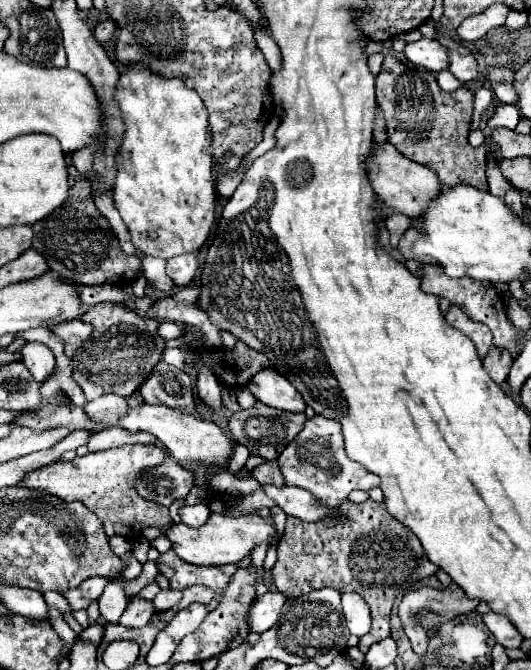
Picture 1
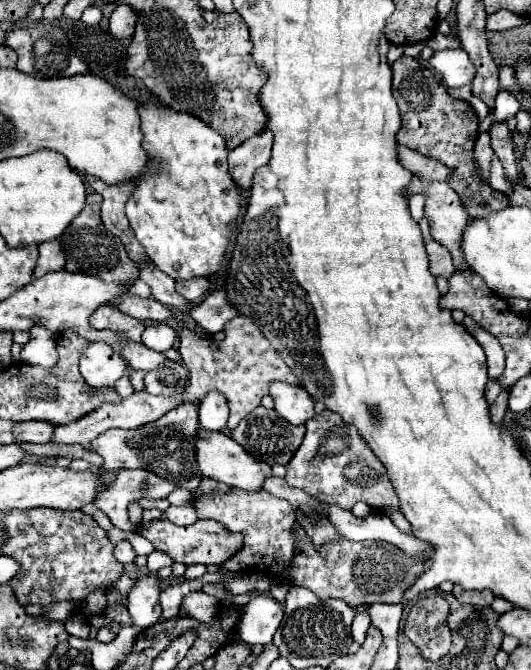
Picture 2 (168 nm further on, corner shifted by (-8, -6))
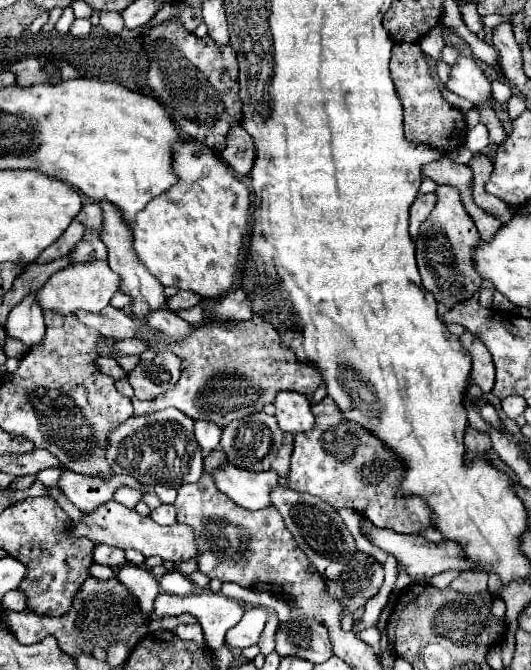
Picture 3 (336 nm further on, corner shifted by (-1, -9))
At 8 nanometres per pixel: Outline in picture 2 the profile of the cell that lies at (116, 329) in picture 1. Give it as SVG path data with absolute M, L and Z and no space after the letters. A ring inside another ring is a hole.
M104 304L104 306L100 306L100 308L92 314L90 326L96 328L96 330L104 330L104 328L114 330L114 332L118 332L118 334L128 336L130 340L136 340L136 342L140 342L140 336L142 336L144 328L146 328L144 322L140 322L140 320L136 320L136 318L120 312L120 310L118 310L116 306L112 306L112 304Z

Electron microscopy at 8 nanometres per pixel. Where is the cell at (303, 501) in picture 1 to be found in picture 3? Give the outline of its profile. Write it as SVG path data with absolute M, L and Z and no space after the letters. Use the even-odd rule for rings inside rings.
M361 519L359 523L359 529L361 529L361 535L377 545L381 551L393 555L397 559L397 563L407 571L407 575L413 579L413 583L429 583L429 579L437 573L443 573L443 571L449 571L449 569L459 569L459 571L465 571L465 569L471 569L473 563L471 561L465 561L461 557L461 547L455 543L455 541L443 541L443 543L431 543L427 539L423 539L421 535L401 535L401 533L393 533L391 529L381 529L381 527L375 527L369 519Z

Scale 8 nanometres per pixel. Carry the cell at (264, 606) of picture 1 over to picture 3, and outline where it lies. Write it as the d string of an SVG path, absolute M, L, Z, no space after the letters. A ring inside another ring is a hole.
M261 607L247 609L243 619L227 631L227 635L225 635L227 645L229 647L239 647L239 649L257 645L265 623L267 623L267 611L265 609L261 609Z

